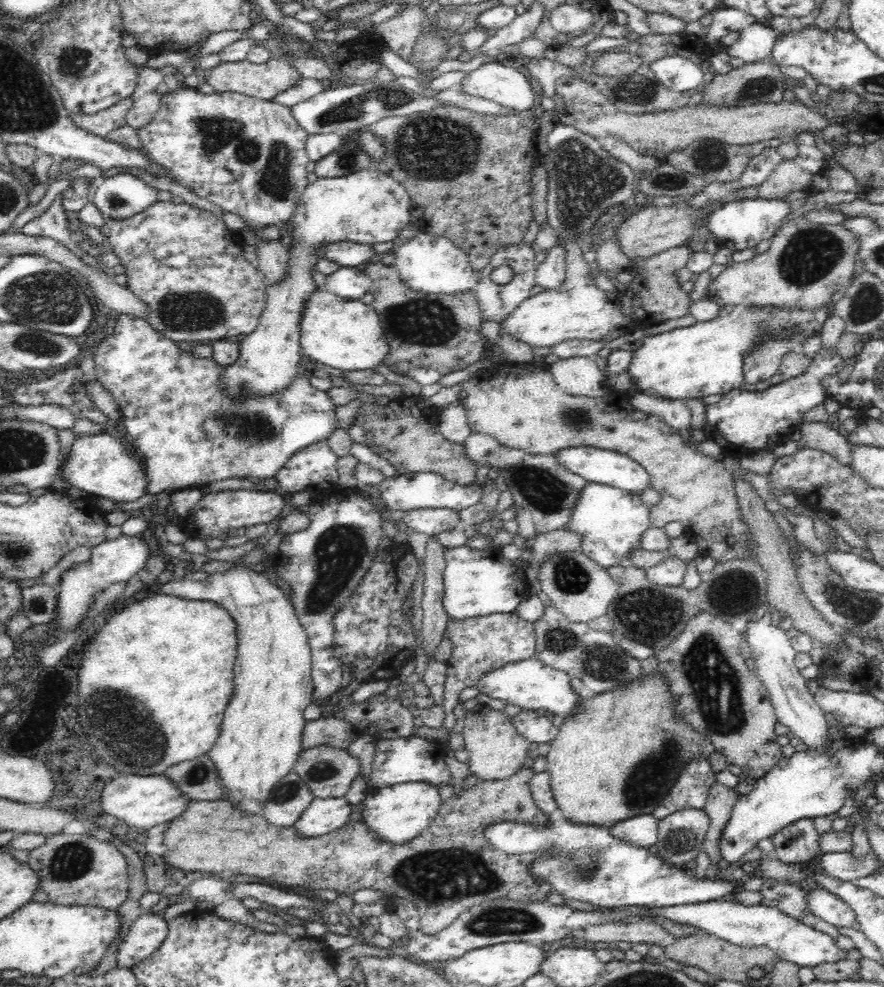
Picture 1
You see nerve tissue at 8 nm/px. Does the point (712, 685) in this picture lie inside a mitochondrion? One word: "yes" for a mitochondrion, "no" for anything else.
yes

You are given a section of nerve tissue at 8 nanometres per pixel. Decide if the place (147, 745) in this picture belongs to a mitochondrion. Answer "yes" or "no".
yes

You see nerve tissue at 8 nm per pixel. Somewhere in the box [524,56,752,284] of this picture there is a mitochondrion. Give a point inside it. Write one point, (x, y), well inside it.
(584, 180)

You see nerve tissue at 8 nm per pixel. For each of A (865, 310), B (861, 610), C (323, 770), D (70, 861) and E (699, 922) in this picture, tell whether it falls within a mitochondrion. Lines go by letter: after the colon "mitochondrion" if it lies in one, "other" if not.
A: mitochondrion
B: mitochondrion
C: mitochondrion
D: mitochondrion
E: other

